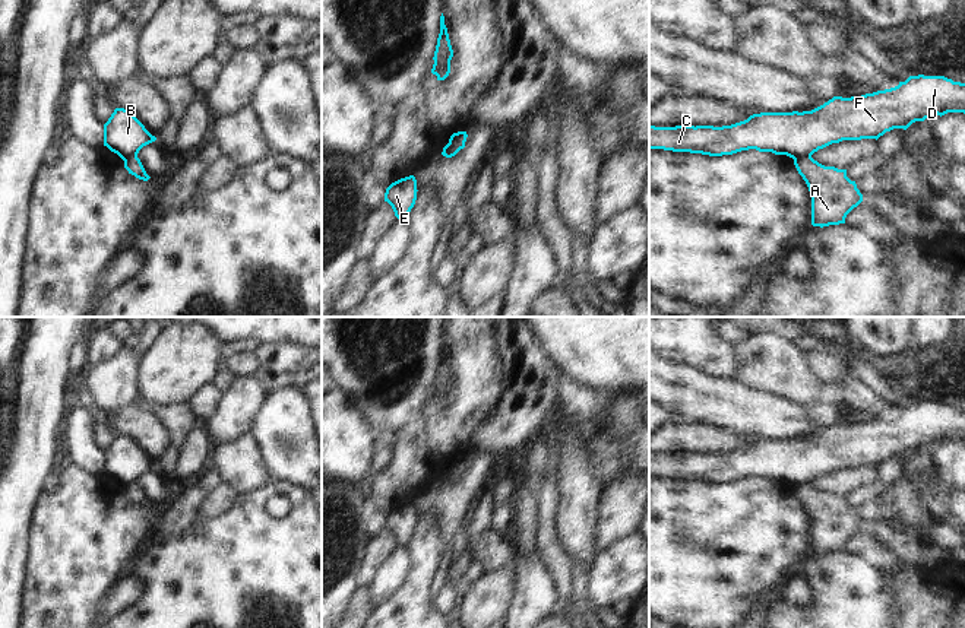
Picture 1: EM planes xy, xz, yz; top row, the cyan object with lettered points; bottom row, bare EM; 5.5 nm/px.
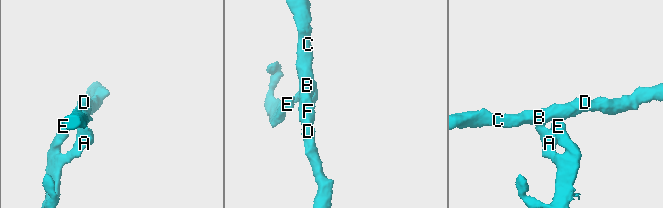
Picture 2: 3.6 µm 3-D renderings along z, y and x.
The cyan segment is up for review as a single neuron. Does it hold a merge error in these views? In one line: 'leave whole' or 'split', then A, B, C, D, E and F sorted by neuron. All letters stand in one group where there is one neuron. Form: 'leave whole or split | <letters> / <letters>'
split | A E / B C D F

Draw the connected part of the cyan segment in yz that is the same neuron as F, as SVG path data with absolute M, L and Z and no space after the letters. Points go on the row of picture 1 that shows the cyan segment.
M909 76L898 86L866 93L861 96L833 96L811 111L760 112L747 120L722 127L714 126L676 126L655 127L649 124L649 149L690 152L709 156L733 155L756 149L787 155L792 159L811 158L814 152L842 140L879 139L893 129L907 130L915 121L924 121L933 114L965 114L965 83L953 82L945 76Z

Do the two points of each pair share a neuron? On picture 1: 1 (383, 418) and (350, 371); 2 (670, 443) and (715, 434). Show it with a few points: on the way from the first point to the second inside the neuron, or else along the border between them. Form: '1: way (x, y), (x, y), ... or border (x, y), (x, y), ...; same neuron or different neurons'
1: way (376, 406), (364, 395), (361, 383); same neuron
2: way (682, 438), (704, 438); same neuron

